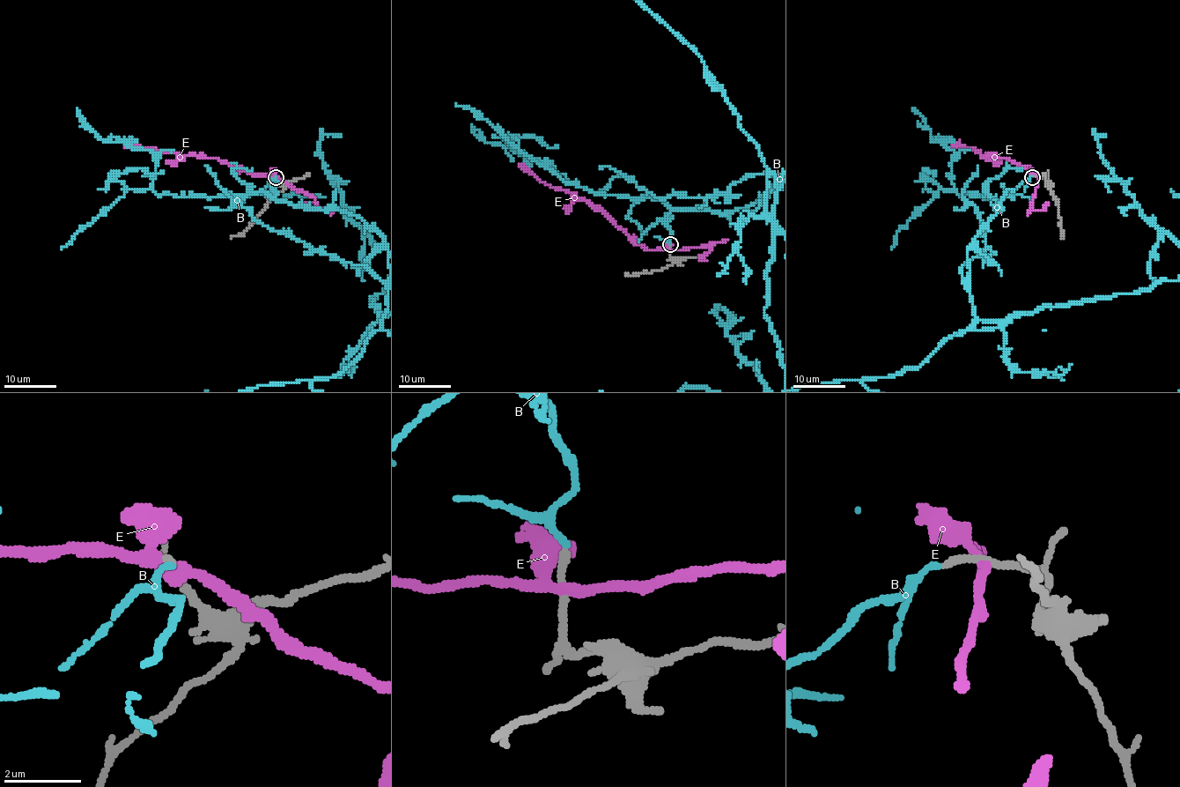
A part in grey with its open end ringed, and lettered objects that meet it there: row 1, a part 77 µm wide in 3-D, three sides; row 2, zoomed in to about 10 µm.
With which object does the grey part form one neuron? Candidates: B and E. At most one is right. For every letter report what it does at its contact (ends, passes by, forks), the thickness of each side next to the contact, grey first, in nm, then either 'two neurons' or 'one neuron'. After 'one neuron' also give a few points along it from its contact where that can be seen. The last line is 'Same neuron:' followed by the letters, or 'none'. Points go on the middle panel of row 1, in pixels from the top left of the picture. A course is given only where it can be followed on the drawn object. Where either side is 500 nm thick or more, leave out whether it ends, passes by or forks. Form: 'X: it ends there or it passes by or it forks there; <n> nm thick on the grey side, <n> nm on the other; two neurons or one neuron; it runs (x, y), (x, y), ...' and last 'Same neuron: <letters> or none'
B: it passes by; 190 nm thick on the grey side, 120 nm on the other; one neuron
E: it forks there; 260 nm thick on the grey side, 240 nm on the other; two neurons
Same neuron: B

